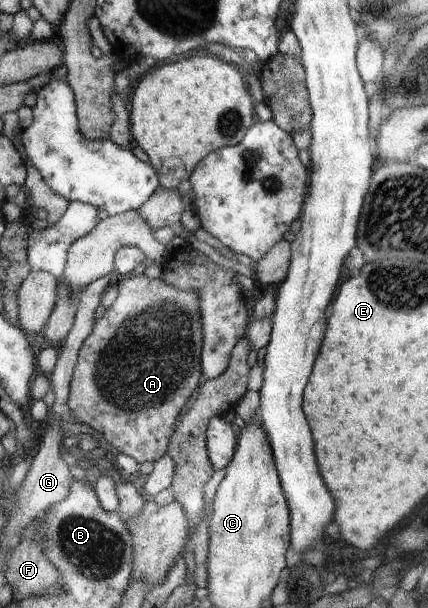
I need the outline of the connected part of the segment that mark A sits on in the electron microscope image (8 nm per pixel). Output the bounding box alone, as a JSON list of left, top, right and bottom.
[69,274,207,464]

